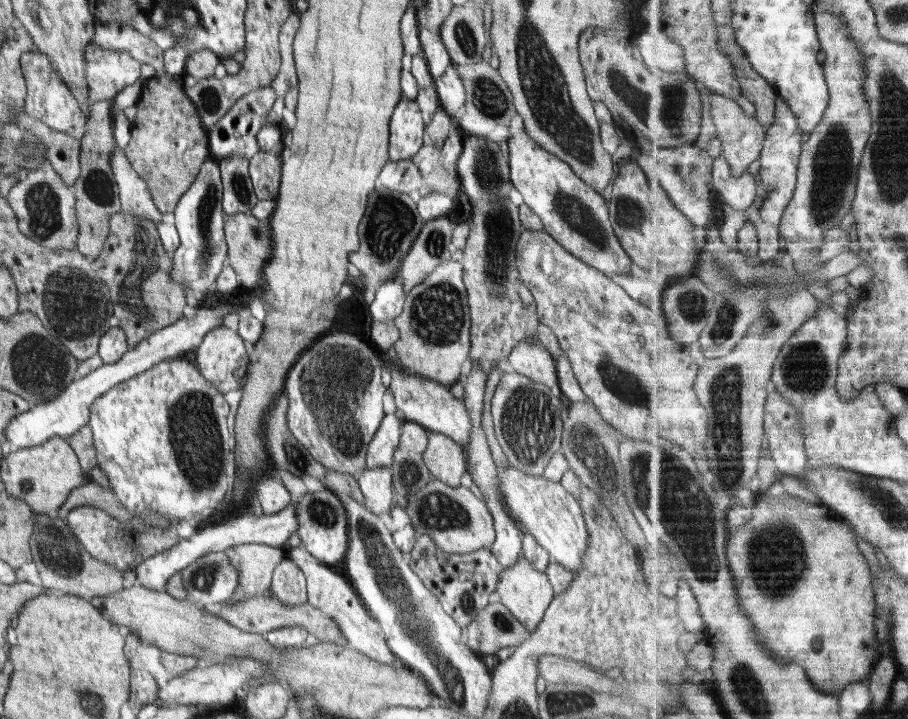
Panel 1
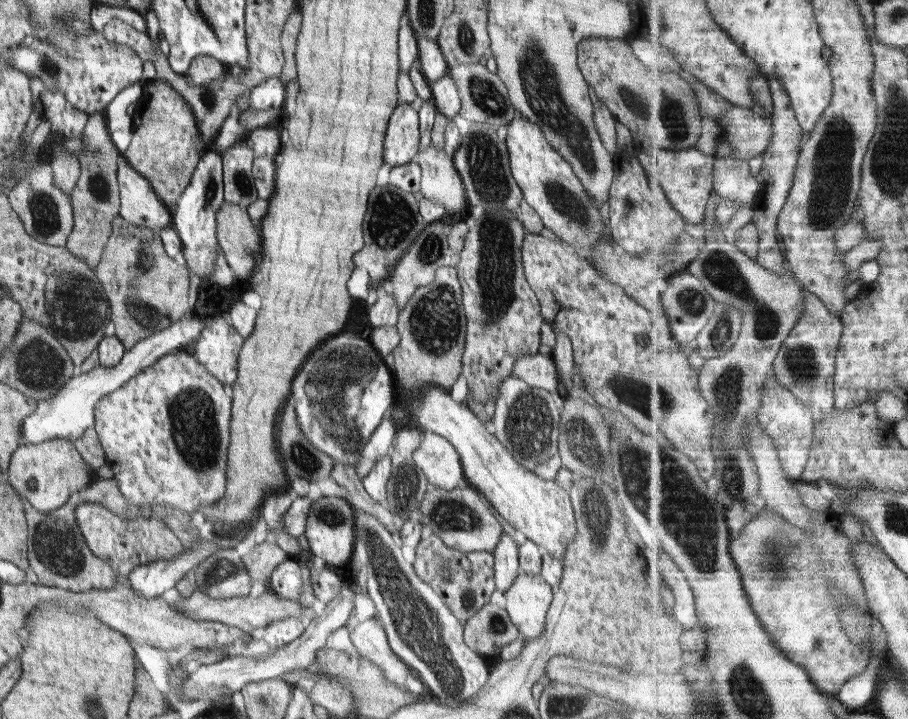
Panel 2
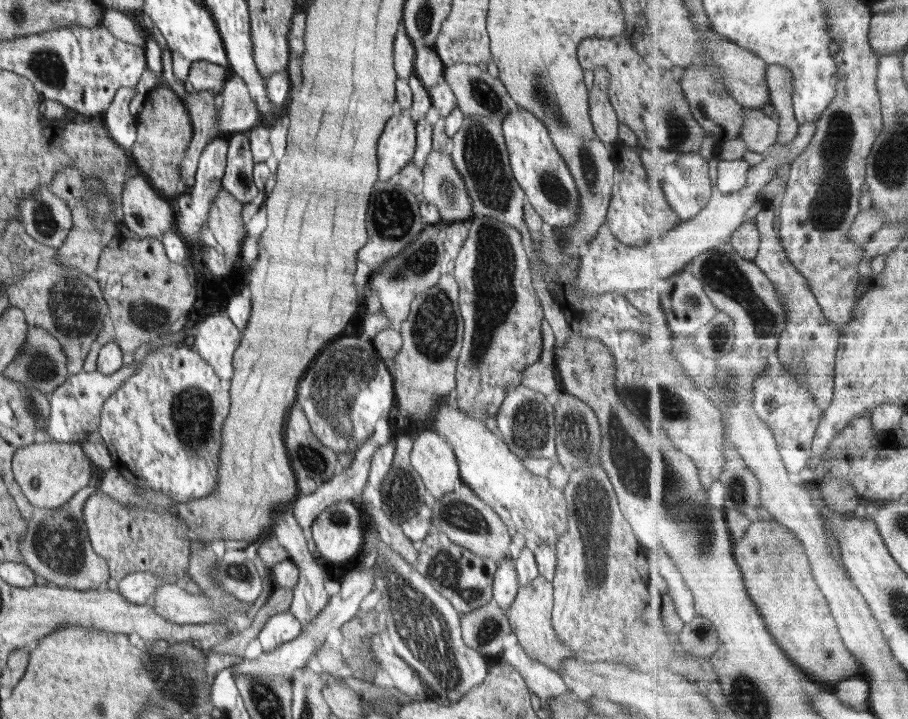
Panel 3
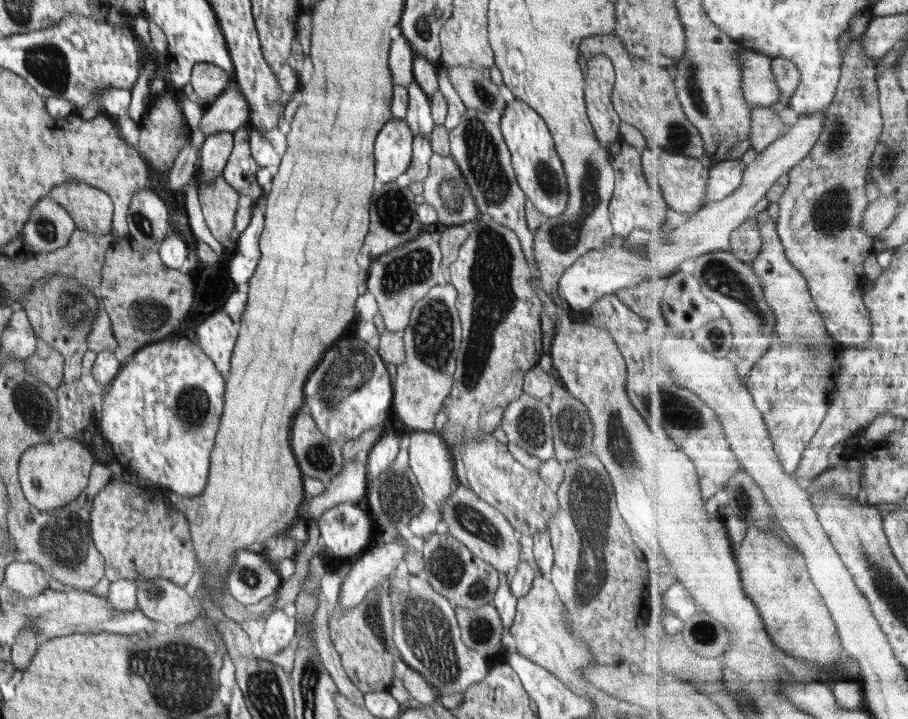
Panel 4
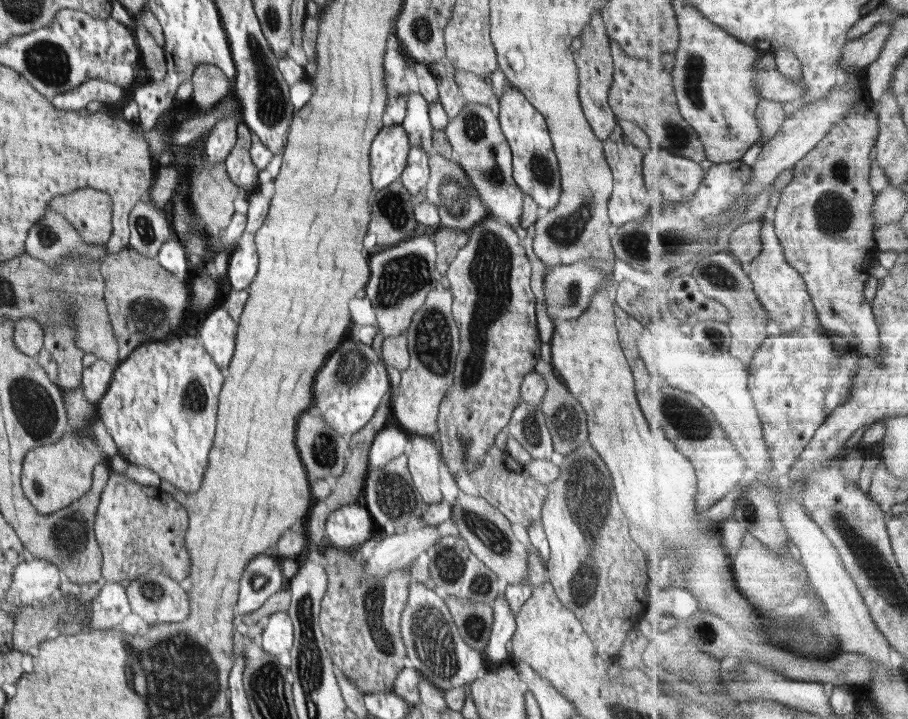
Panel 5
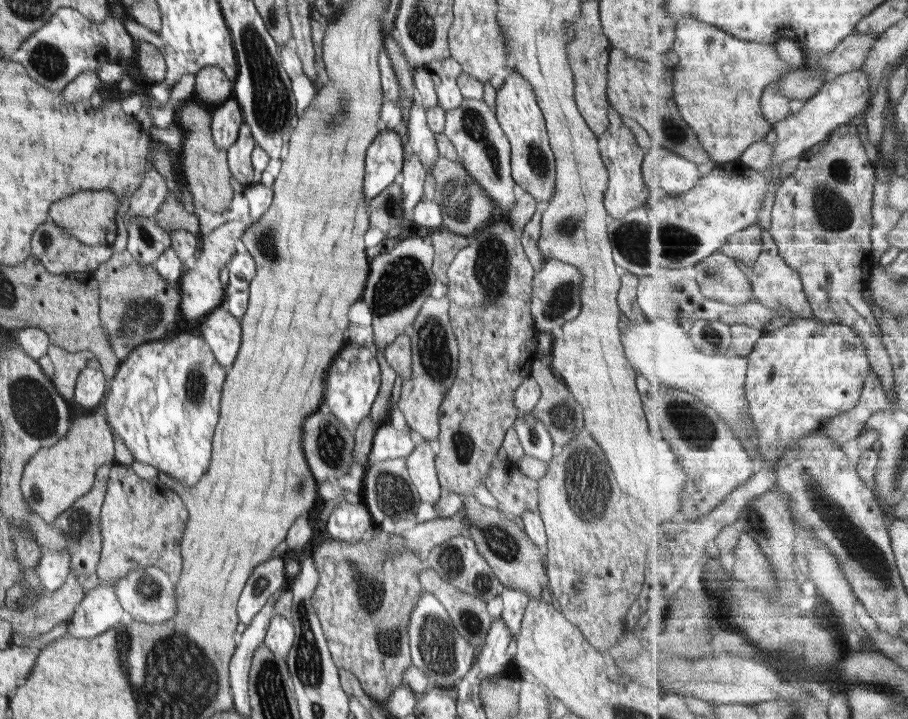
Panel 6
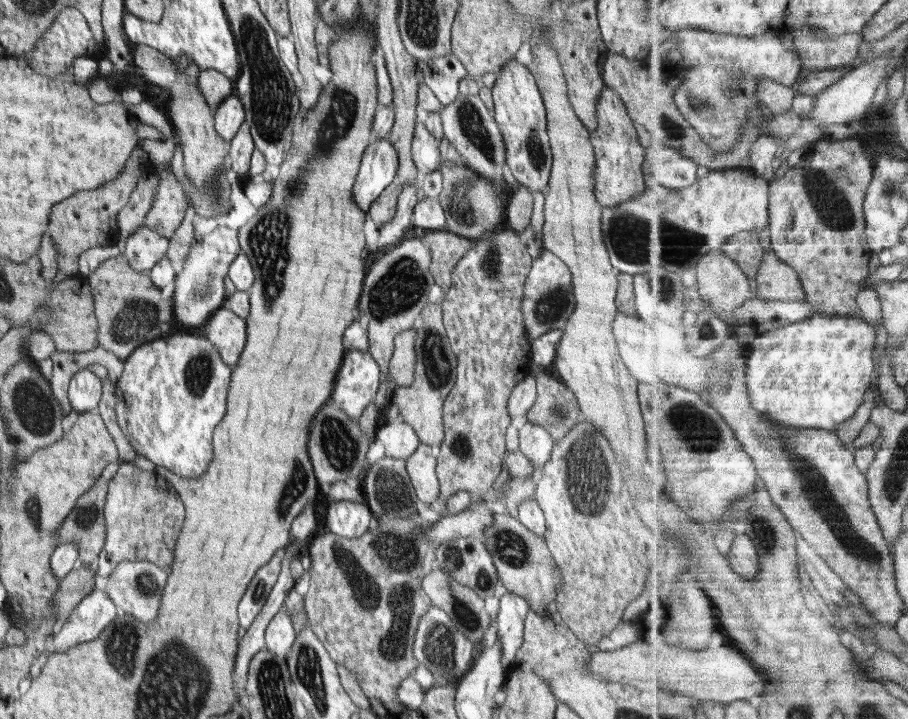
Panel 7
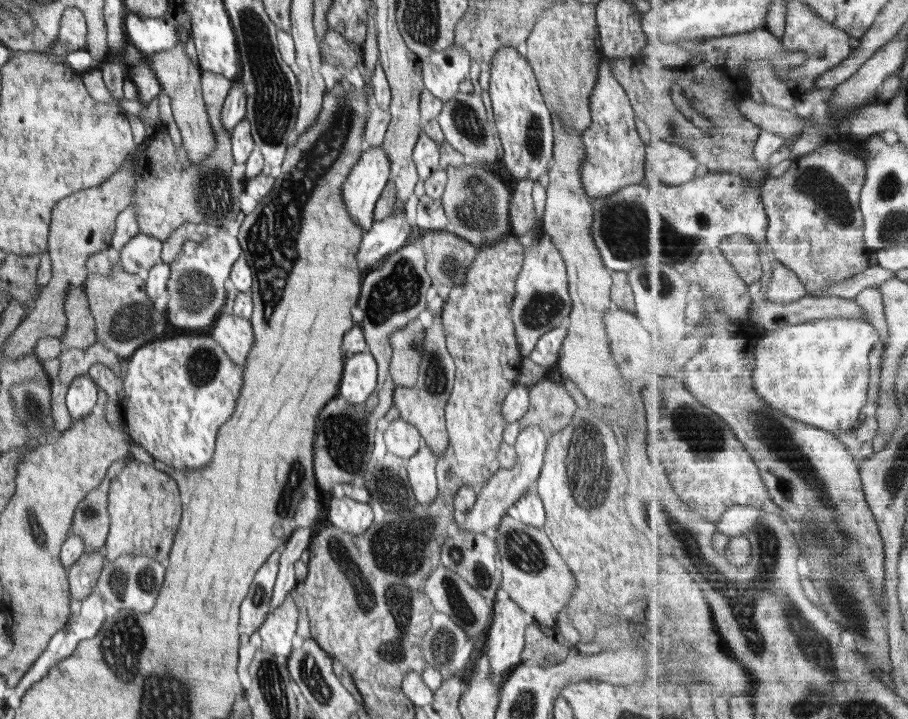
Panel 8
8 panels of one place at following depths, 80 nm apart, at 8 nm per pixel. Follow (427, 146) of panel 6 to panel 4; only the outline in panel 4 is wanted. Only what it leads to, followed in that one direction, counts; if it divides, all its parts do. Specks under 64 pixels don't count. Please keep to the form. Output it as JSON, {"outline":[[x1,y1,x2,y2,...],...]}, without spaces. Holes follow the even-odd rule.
{"outline":[[412,81,407,86,407,91,409,105,405,121,413,132,413,136,423,134,428,137,436,125,431,115,431,99,416,81]]}

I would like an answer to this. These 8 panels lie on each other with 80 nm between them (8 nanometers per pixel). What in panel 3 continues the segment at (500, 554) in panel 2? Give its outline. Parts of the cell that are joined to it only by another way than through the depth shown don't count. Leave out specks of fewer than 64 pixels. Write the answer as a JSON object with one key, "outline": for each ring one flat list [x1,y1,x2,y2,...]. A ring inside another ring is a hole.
{"outline":[[508,557,496,564,496,572,493,580,493,599,501,606,505,613,519,589,518,573,516,572,515,560]]}

